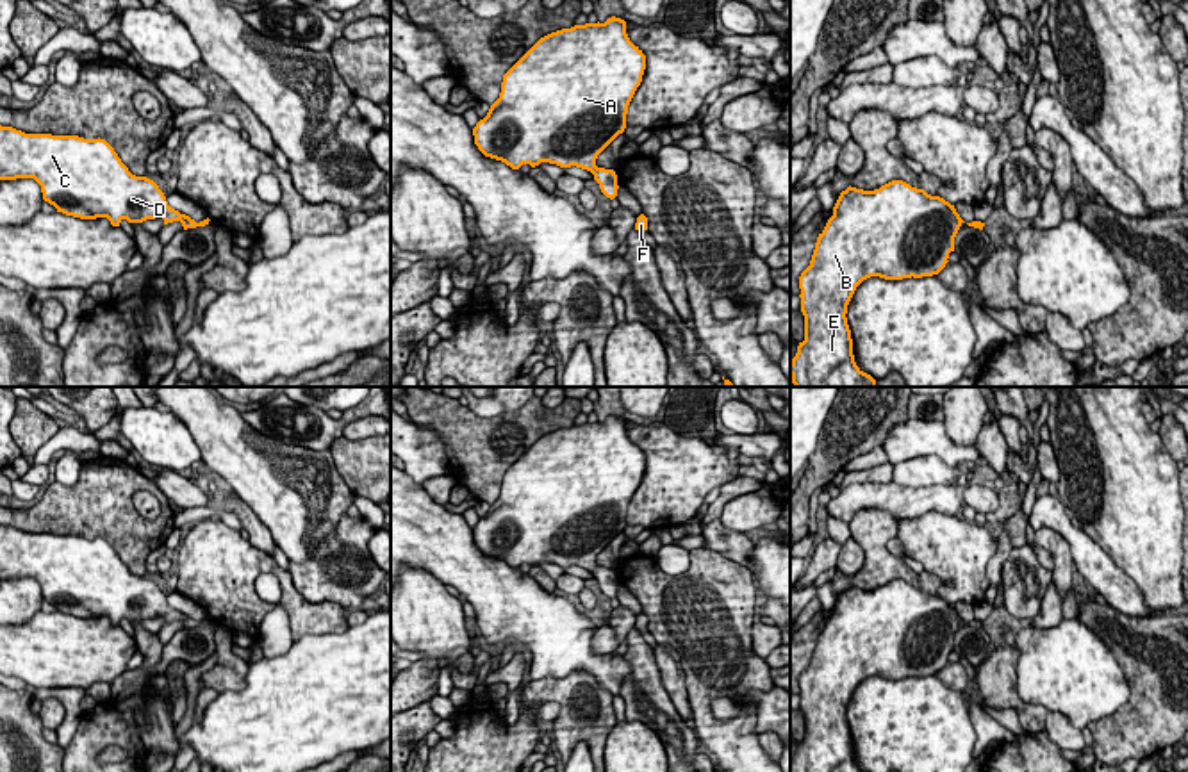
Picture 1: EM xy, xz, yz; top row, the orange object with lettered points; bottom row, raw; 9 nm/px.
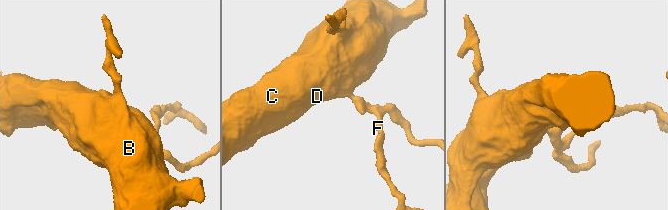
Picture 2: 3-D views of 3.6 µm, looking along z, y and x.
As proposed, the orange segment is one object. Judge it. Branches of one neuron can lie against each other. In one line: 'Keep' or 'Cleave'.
Keep

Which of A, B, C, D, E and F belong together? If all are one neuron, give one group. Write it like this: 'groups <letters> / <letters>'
groups A B C D E F

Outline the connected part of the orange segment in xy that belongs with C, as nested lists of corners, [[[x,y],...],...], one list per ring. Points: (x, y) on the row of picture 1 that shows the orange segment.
[[[0,125],[0,180],[34,178],[41,185],[43,200],[66,216],[80,219],[107,218],[112,226],[123,219],[143,223],[162,218],[164,225],[180,221],[184,230],[209,225],[209,218],[196,223],[171,209],[159,185],[136,177],[121,162],[105,139],[84,139],[78,136],[25,134]]]

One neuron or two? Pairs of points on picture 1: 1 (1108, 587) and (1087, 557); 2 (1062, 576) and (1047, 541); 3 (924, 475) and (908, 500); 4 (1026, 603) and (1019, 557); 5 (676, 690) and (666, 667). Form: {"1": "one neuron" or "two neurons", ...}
{"1": "one neuron", "2": "one neuron", "3": "two neurons", "4": "one neuron", "5": "one neuron"}

